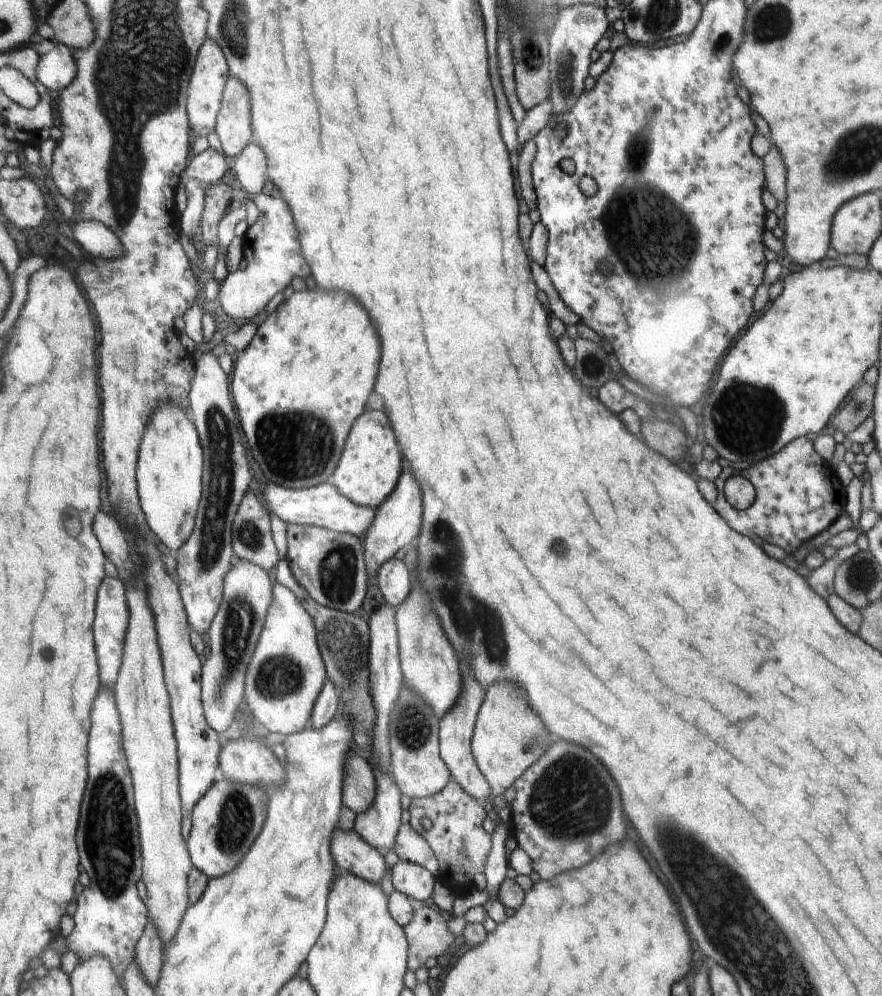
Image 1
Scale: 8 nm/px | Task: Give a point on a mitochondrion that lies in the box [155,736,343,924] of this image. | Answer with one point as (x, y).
(235, 819)

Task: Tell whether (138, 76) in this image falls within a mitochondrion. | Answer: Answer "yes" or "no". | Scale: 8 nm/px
yes

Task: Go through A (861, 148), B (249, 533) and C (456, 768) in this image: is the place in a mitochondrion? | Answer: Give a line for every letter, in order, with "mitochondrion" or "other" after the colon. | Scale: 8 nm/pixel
A: mitochondrion
B: mitochondrion
C: other

